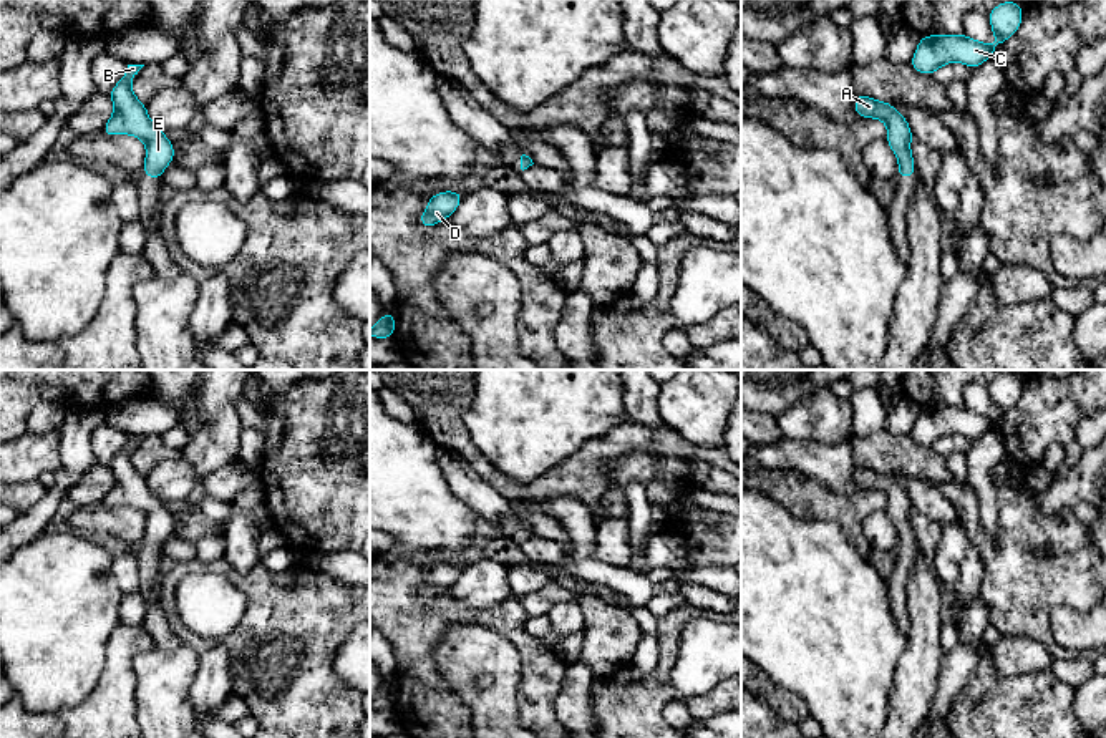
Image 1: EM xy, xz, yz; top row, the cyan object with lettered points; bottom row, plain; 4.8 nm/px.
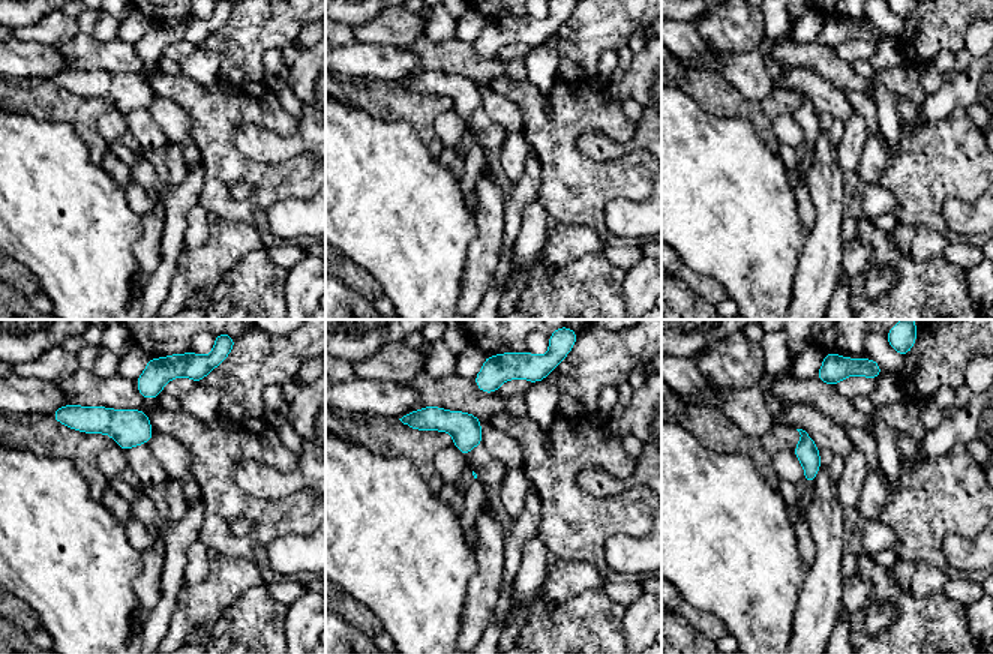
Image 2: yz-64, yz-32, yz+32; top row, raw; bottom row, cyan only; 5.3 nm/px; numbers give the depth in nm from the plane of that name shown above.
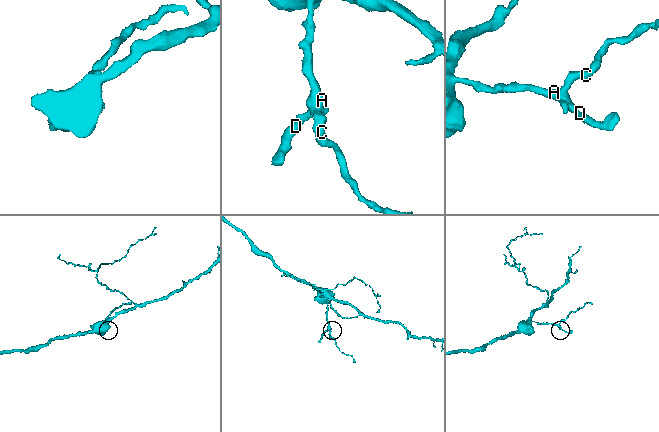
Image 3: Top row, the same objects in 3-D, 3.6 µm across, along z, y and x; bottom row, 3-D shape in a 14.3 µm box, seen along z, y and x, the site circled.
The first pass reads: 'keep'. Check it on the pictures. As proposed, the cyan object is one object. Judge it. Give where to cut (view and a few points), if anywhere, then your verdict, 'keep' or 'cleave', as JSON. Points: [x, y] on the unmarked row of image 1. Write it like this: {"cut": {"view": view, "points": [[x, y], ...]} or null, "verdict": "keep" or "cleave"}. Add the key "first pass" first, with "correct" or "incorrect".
{"first pass": "correct", "cut": null, "verdict": "keep"}

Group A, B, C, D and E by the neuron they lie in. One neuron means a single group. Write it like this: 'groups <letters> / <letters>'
groups A B C D E

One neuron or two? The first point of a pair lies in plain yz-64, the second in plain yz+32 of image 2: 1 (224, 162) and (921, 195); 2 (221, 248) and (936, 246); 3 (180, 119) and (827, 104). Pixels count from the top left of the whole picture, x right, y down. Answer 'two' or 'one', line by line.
1: one
2: one
3: one

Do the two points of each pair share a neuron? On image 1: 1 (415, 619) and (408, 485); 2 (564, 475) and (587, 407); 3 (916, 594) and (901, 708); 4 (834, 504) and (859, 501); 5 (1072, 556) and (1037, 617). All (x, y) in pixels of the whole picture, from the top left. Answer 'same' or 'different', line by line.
1: different
2: different
3: same
4: same
5: same

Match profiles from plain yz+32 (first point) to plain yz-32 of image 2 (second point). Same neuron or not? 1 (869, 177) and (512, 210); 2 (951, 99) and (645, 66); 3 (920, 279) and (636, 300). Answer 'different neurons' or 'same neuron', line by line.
1: same neuron
2: same neuron
3: different neurons

